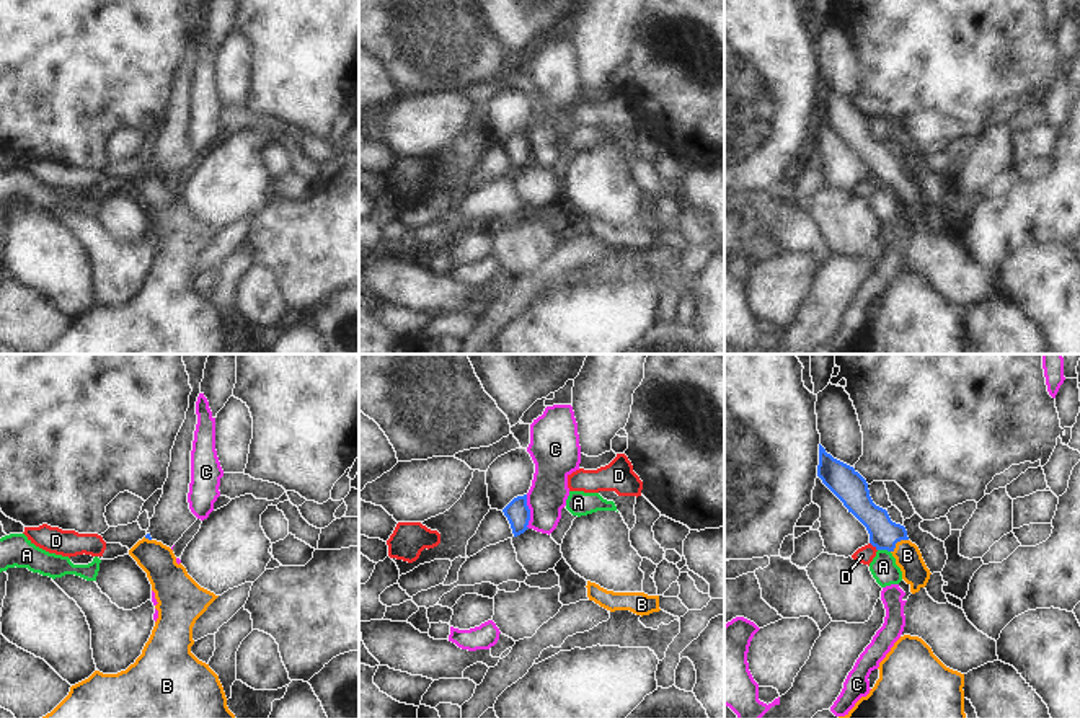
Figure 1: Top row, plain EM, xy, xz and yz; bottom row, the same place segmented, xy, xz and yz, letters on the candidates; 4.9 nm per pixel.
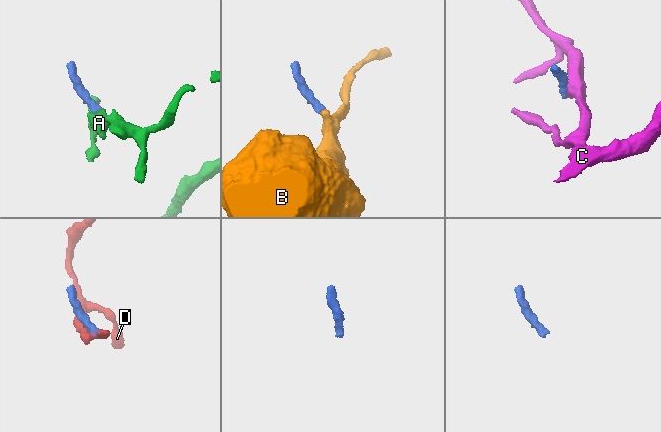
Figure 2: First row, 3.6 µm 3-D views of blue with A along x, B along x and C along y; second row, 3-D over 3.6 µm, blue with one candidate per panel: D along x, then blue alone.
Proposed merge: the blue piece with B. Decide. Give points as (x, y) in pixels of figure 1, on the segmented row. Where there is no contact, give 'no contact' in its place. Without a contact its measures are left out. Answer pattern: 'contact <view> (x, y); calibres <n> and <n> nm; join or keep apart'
contact yz (898, 540); calibres 150 and 130 nm; join

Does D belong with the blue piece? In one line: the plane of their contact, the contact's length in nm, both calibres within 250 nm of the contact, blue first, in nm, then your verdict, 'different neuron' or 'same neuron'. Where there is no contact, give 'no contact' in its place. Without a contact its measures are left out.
contact in yz; length 60 nm; calibres 150 and 90 nm; different neuron

